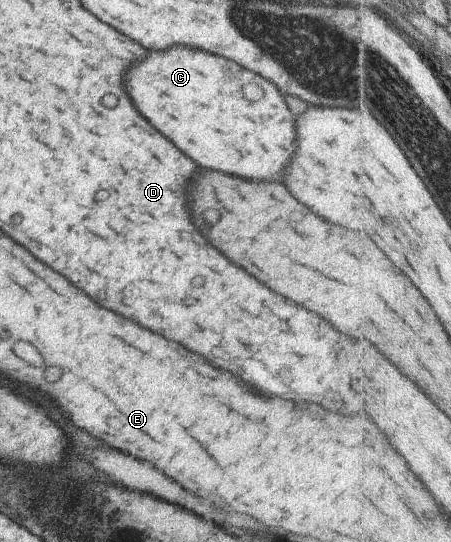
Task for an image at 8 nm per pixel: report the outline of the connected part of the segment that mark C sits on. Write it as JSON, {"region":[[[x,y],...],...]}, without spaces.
{"region":[[[167,49],[147,51],[141,63],[135,63],[125,73],[125,93],[133,107],[143,115],[153,129],[169,139],[181,153],[205,169],[223,171],[237,177],[271,181],[279,179],[279,171],[285,167],[293,151],[293,115],[289,113],[283,97],[268,79],[241,69],[225,57],[213,53],[201,53],[199,49]]]}

